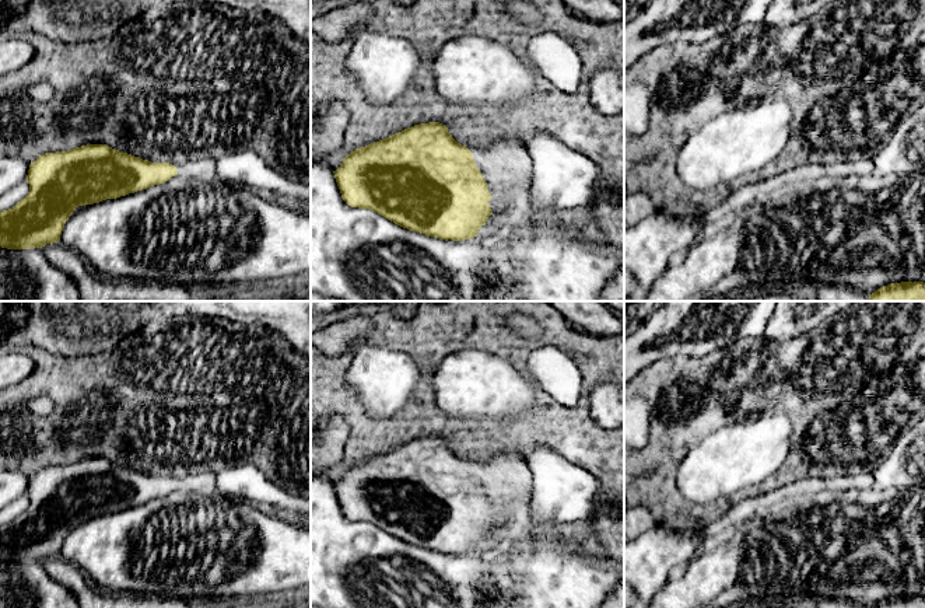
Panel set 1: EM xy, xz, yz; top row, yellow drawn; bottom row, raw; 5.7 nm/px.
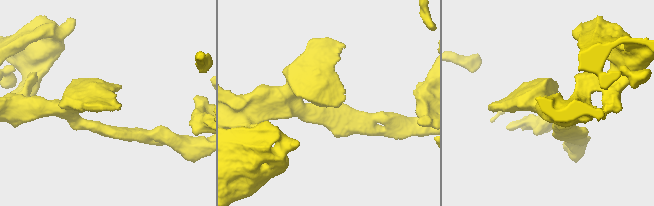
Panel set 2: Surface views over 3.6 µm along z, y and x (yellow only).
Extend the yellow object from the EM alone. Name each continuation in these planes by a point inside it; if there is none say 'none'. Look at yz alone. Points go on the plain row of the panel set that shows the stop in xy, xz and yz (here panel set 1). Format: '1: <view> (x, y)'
none

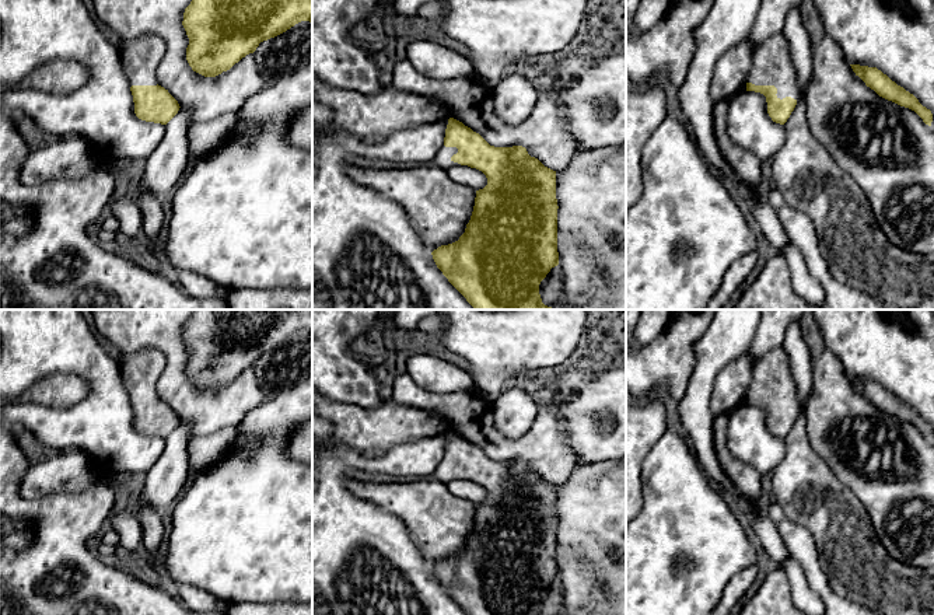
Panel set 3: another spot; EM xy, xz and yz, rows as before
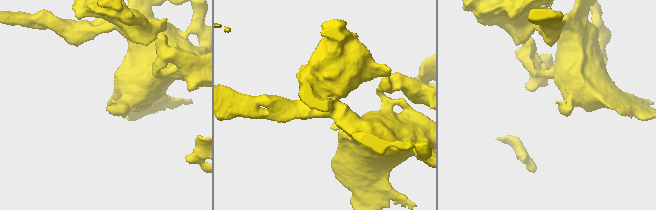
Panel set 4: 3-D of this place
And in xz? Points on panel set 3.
1: xz (443, 472)

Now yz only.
1: yz (772, 378)

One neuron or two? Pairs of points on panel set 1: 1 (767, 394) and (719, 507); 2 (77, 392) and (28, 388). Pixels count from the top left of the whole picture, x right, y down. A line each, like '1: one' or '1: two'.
1: one
2: one

